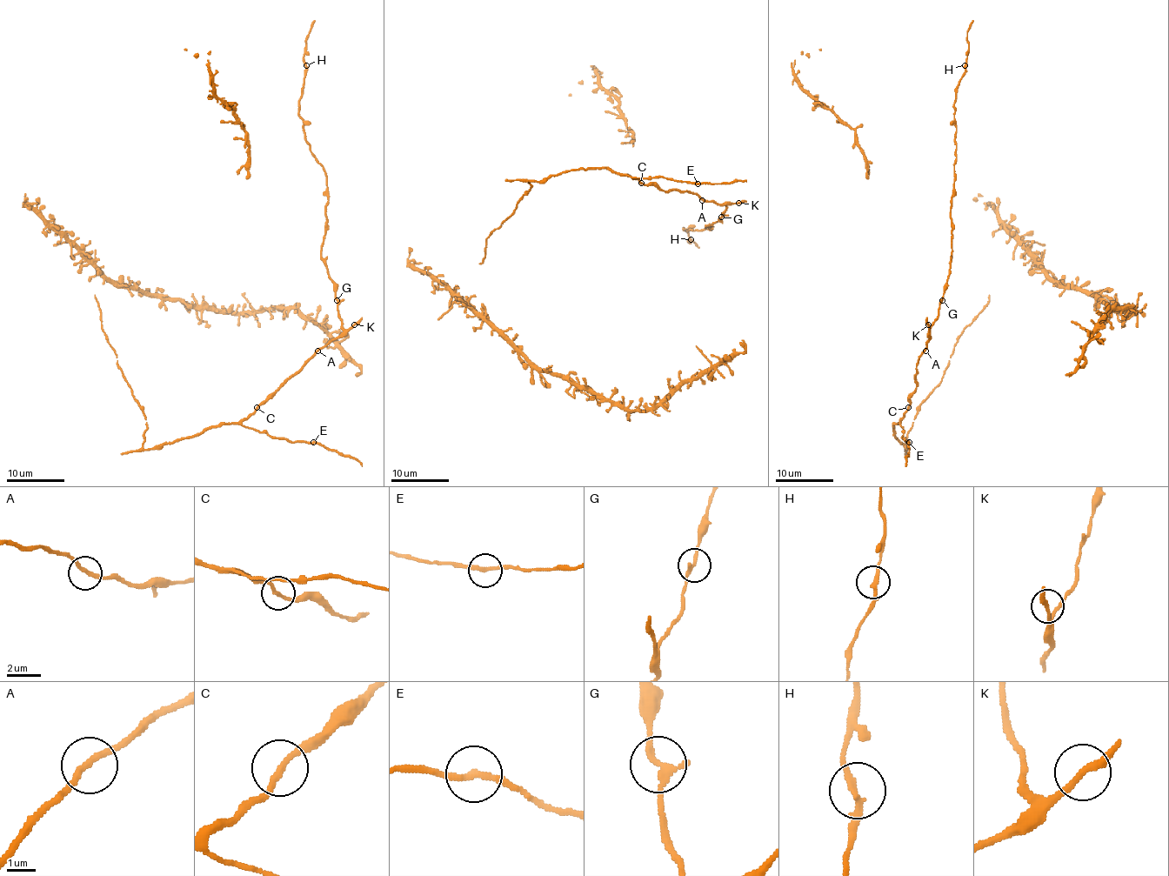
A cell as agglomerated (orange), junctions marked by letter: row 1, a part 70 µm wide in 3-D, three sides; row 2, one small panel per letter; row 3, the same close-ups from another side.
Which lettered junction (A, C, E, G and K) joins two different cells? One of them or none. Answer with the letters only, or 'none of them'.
none of them

